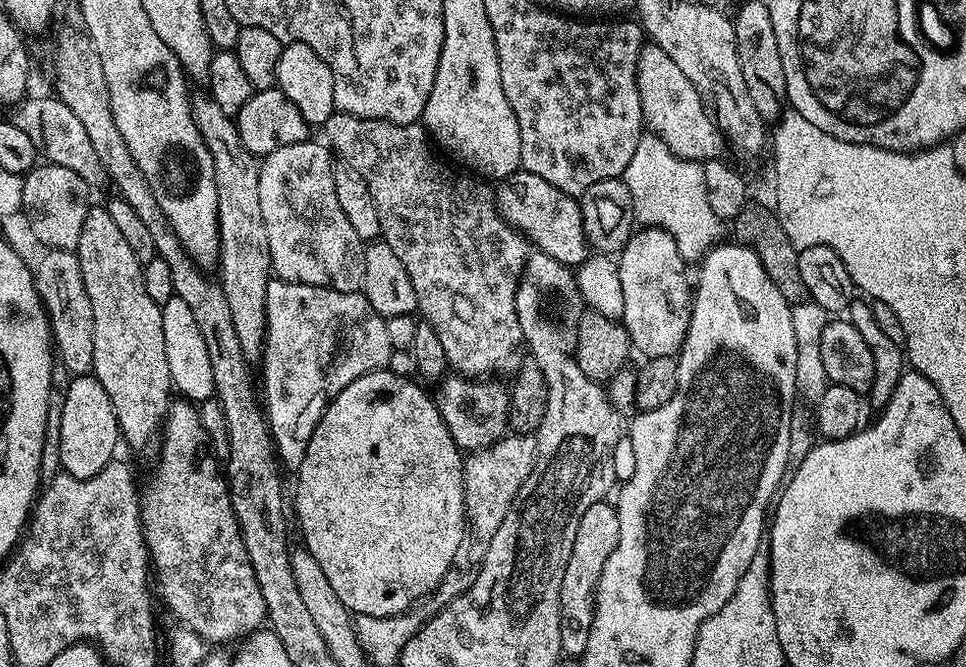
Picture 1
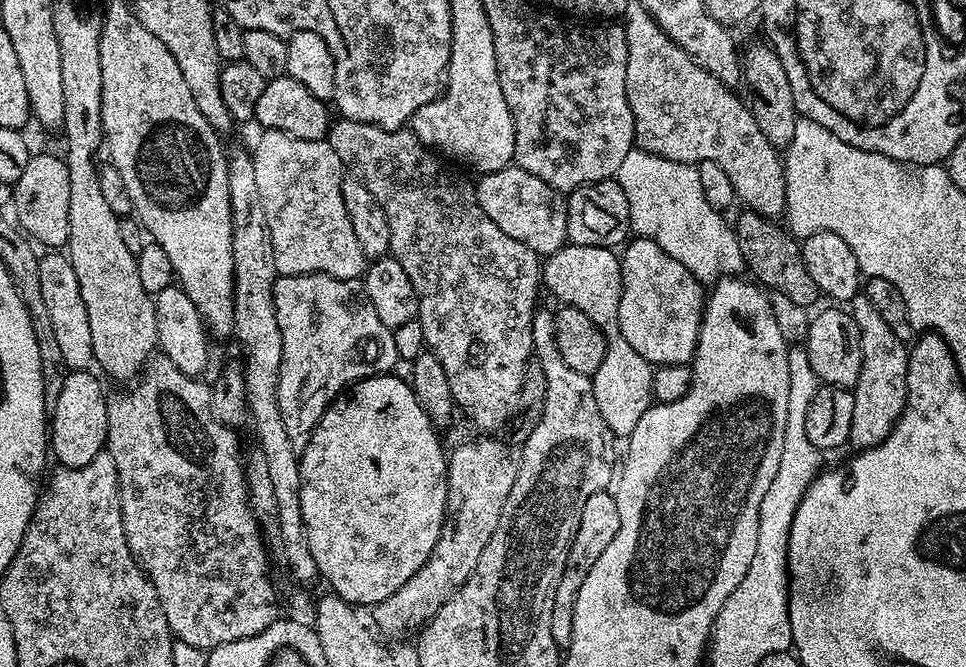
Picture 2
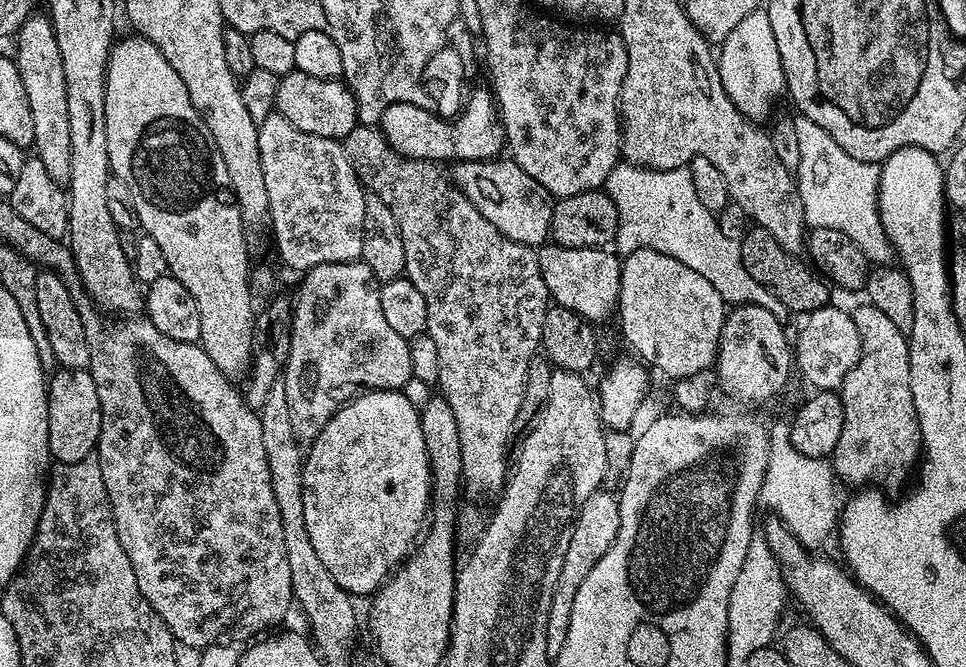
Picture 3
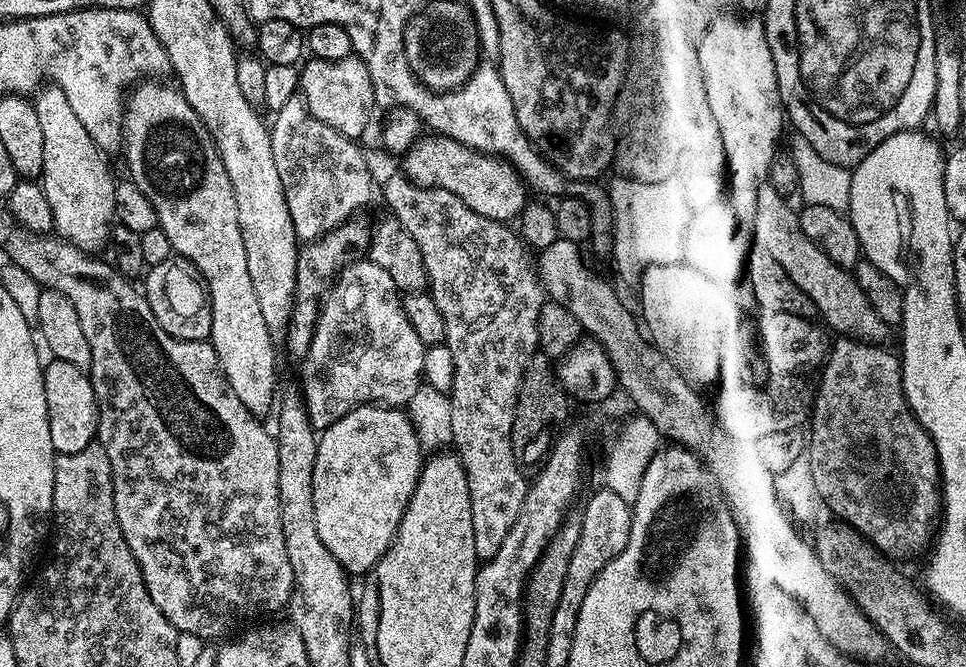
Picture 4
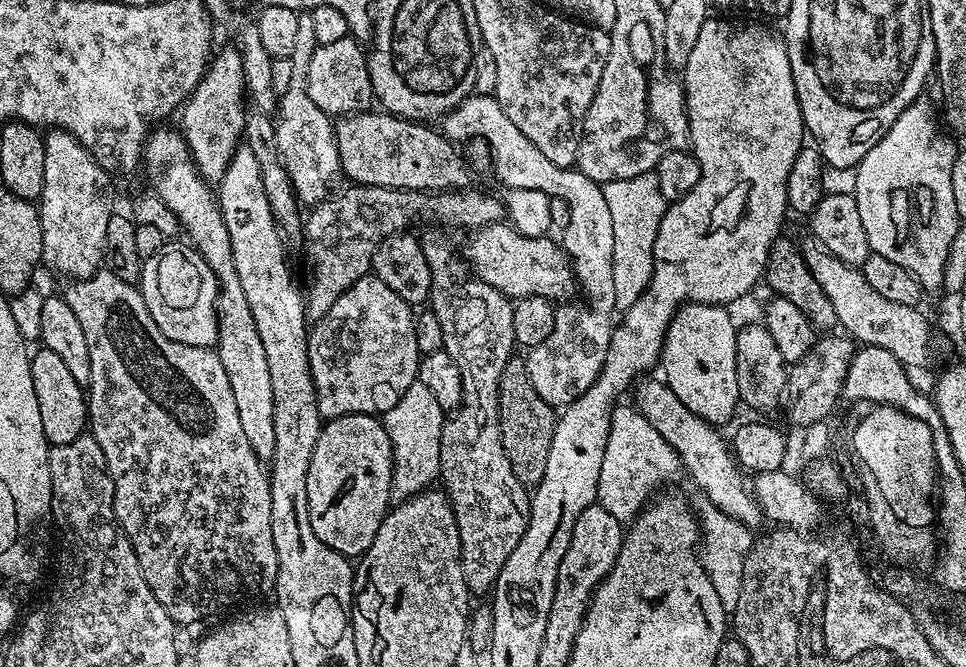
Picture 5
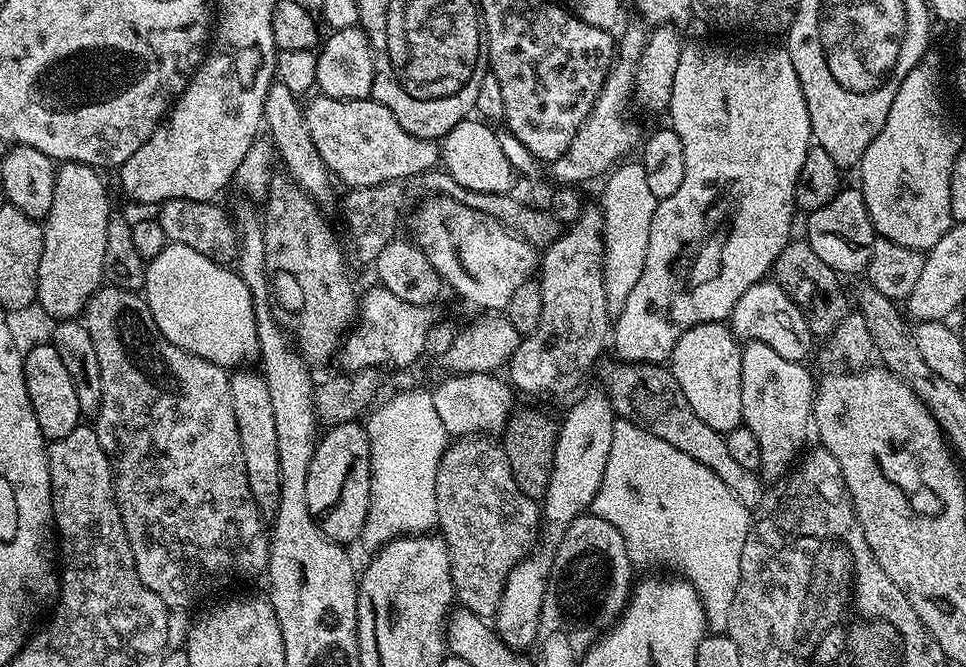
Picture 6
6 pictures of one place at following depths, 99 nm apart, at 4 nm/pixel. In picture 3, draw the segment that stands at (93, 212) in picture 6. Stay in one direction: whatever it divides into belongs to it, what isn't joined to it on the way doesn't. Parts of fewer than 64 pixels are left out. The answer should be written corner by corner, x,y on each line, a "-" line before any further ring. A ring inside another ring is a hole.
47,15
28,17
14,37
14,59
26,86
26,99
30,101
30,114
34,117
34,152
50,170
50,178
67,181
70,174
70,114
66,110
66,74
62,74
62,54
58,54
58,38

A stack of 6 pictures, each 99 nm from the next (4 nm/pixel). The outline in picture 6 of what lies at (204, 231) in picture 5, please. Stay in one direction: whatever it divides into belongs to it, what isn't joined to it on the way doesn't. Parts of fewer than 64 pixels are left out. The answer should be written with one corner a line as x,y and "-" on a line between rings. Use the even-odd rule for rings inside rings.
236,370
228,377
232,401
234,402
234,422
238,422
238,442
242,442
242,454
246,462
246,482
254,494
254,502
261,513
275,514
280,501
280,471
278,470
278,434
274,427
274,406
270,402
270,390
259,371

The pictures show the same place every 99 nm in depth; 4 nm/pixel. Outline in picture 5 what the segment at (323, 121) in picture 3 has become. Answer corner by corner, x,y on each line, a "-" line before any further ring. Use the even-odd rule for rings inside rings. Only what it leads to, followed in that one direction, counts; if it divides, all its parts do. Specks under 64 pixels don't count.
351,35
338,42
322,44
313,52
310,65
309,94
311,101
331,118
352,116
373,107
372,83
368,73
368,56

